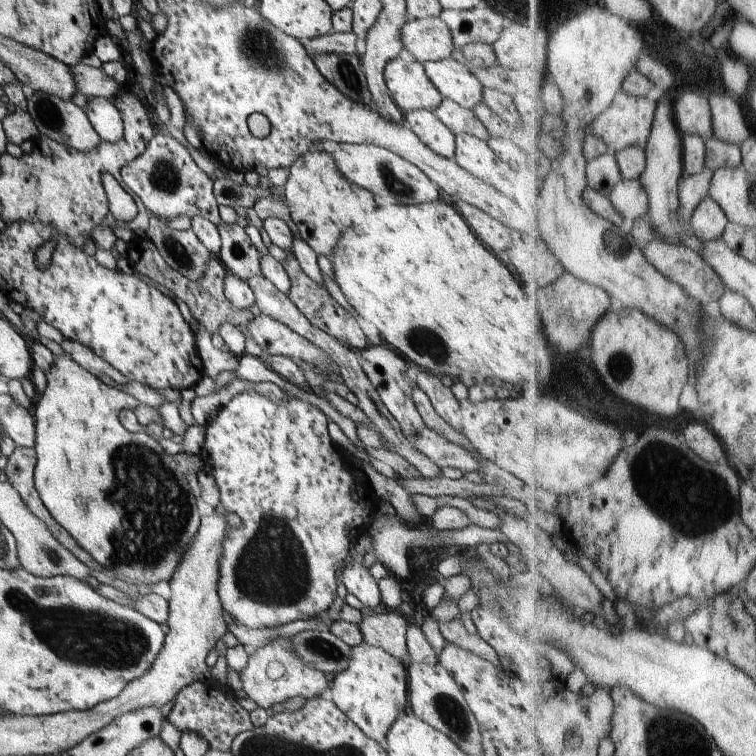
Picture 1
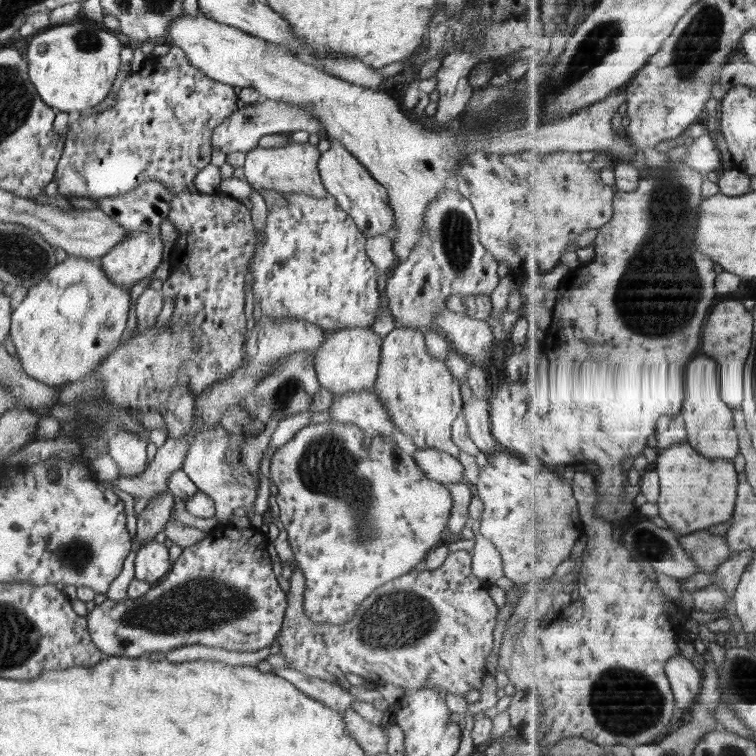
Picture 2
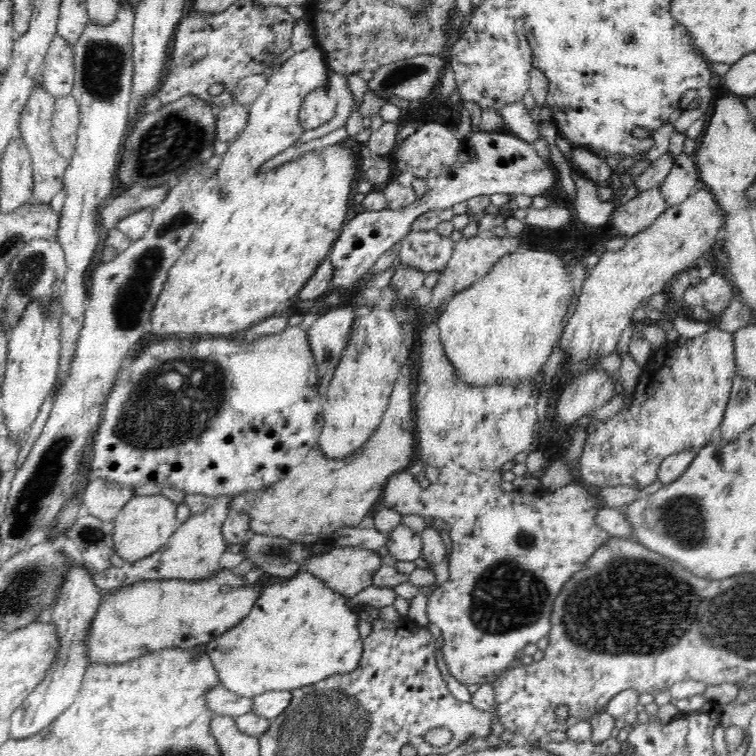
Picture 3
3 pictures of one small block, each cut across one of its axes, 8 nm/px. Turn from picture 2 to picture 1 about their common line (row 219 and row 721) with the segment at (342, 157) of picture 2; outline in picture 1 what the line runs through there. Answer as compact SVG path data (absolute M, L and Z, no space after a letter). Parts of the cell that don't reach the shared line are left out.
M362 641L352 647L352 656L347 667L331 677L328 693L334 704L368 738L380 742L386 749L388 729L400 714L405 713L406 704L408 704L406 679L407 667L398 658L394 658L382 648L376 648Z

